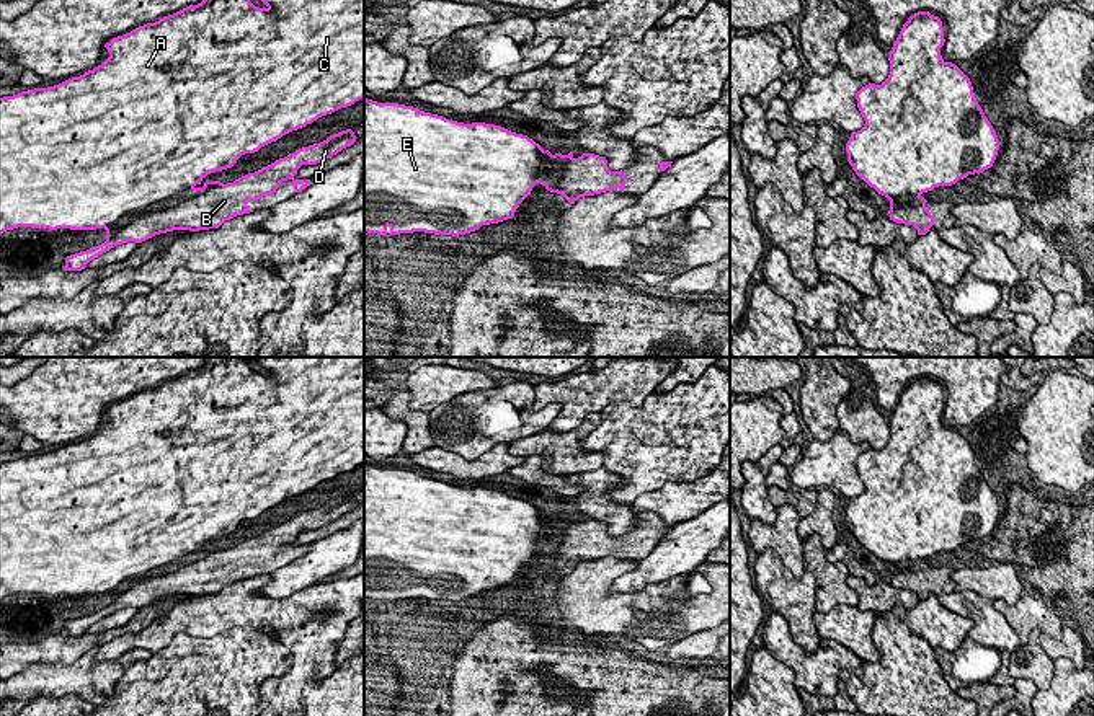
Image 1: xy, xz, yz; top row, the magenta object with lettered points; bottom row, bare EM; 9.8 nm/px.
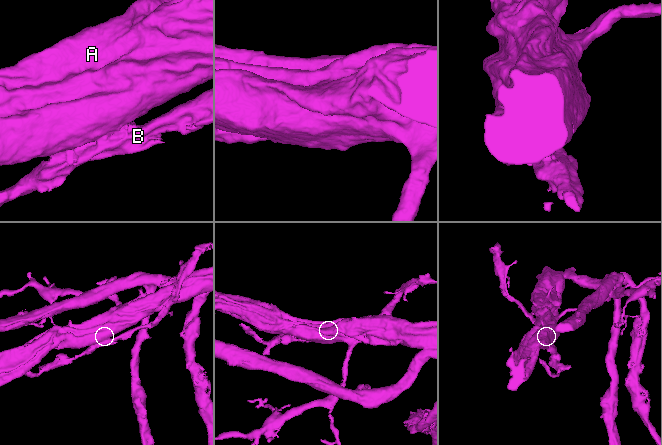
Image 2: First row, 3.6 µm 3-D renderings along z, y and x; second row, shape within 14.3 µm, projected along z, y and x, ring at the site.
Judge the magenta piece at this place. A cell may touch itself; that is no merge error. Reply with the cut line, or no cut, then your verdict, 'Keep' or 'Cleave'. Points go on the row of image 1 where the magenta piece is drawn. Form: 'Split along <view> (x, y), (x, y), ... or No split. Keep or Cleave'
Split along xy (231, 183), (178, 193), (85, 229). Cleave

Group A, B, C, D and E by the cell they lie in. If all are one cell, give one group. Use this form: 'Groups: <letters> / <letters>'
Groups: A C E / B D

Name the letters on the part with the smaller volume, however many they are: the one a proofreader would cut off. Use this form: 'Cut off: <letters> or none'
Cut off: B, D

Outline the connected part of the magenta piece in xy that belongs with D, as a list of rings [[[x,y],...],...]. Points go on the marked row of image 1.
[[[346,129],[320,144],[302,147],[255,173],[248,173],[229,186],[194,191],[191,196],[178,192],[173,201],[160,201],[136,212],[124,212],[108,225],[87,225],[87,230],[105,228],[106,241],[67,256],[65,271],[82,271],[91,259],[127,241],[142,243],[173,230],[219,228],[225,220],[253,212],[247,204],[248,201],[274,194],[281,183],[287,179],[292,181],[296,192],[302,192],[310,183],[310,179],[294,178],[302,165],[322,163],[354,142],[354,132]]]

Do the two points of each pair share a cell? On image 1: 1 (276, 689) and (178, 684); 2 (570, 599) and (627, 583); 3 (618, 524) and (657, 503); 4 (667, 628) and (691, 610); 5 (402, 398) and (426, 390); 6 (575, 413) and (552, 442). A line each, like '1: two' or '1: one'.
1: two
2: two
3: two
4: one
5: two
6: two

